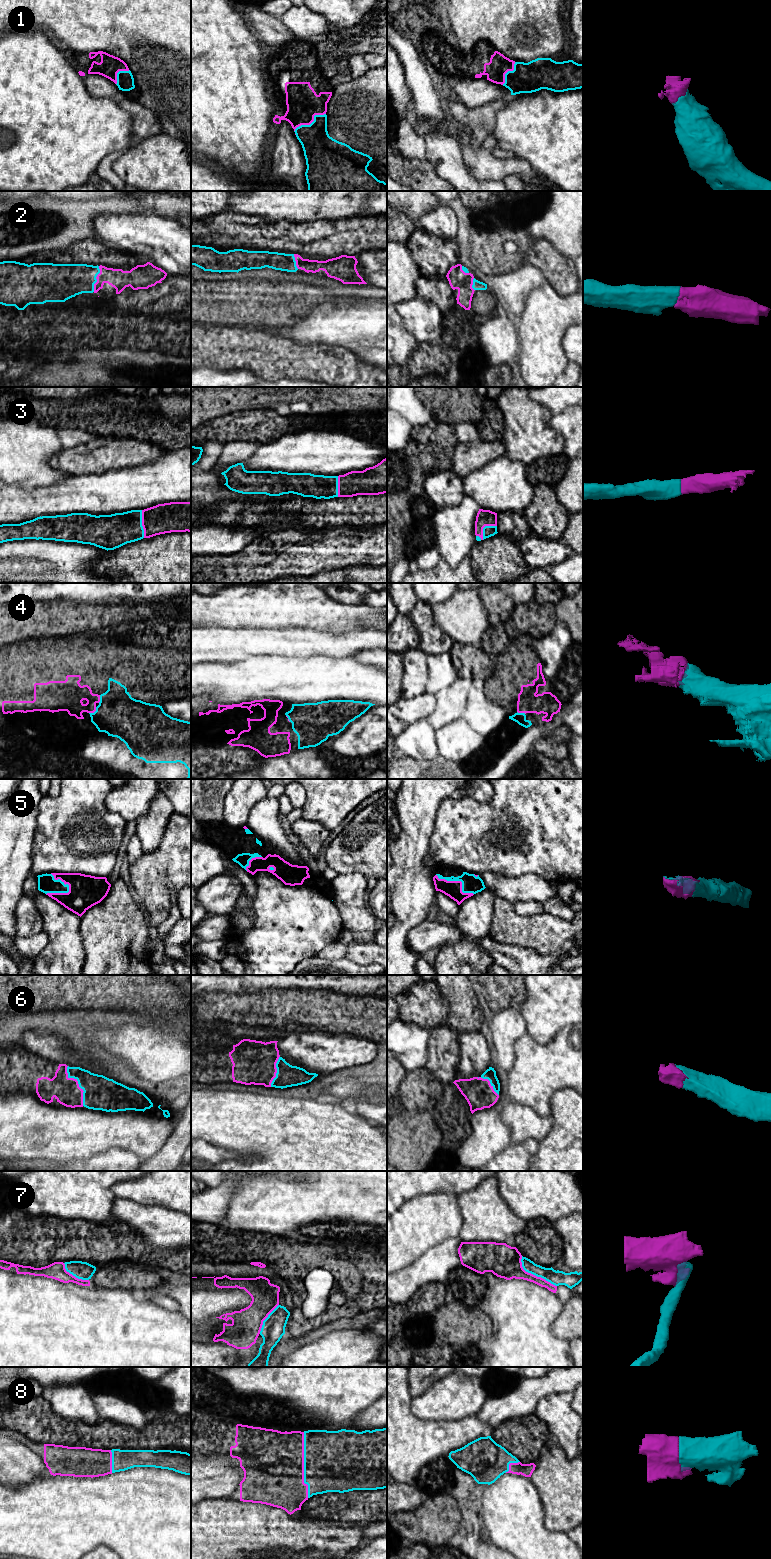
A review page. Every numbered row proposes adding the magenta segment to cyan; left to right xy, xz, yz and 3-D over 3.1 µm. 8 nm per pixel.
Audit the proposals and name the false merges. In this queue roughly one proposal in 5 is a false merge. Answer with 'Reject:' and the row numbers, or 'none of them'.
Reject: none of them

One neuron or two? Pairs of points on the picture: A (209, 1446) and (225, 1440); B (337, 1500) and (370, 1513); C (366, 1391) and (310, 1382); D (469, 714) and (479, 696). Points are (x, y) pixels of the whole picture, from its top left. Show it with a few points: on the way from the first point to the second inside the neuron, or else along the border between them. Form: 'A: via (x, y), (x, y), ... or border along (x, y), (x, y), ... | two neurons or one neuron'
A: via (213, 1442), (221, 1440) | one neuron
B: via (345, 1507), (362, 1507) | one neuron
C: via (352, 1382), (324, 1382) | one neuron
D: via (473, 710), (477, 706), (477, 700) | one neuron

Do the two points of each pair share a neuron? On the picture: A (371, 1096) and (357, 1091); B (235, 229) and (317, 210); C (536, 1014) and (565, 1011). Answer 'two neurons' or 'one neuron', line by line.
A: one neuron
B: two neurons
C: one neuron

